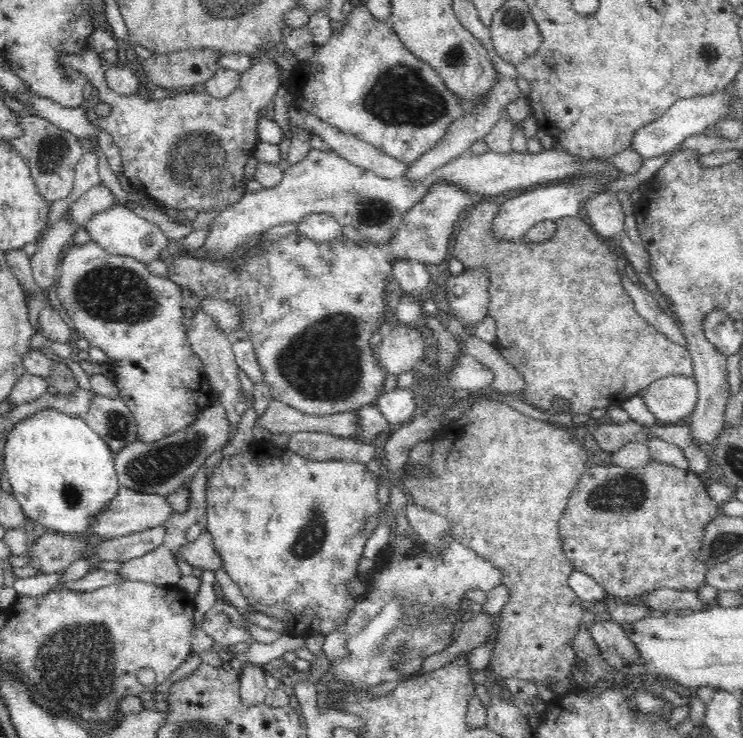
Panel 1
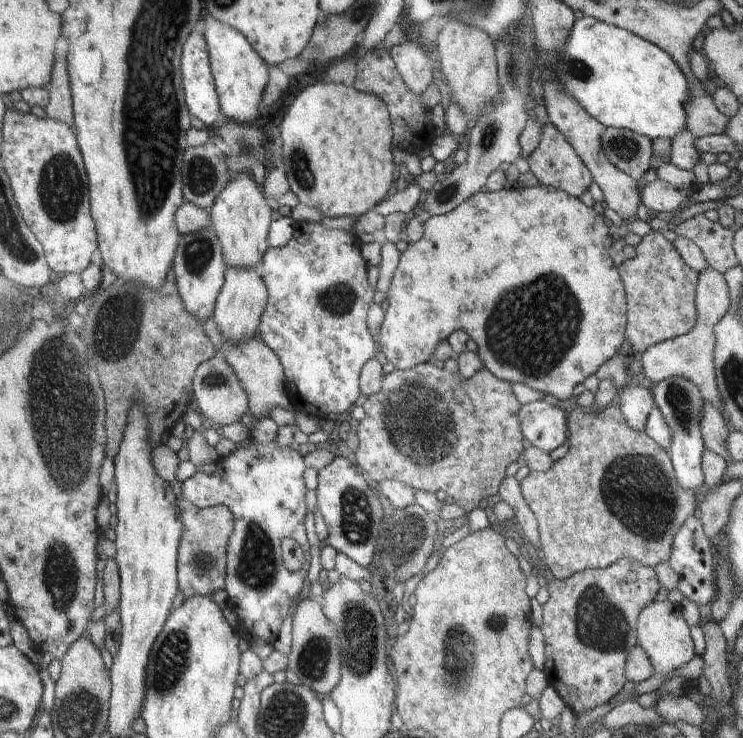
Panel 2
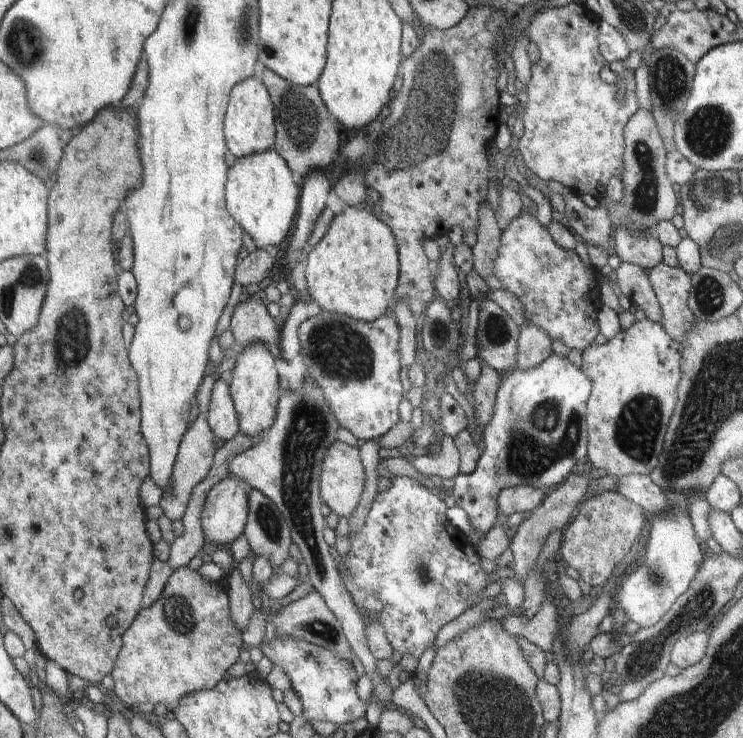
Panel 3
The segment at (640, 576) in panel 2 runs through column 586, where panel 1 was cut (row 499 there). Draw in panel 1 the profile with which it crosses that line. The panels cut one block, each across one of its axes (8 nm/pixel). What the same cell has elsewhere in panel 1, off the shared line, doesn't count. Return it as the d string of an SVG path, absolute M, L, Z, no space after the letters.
M650 459L646 468L623 468L606 461L587 468L574 488L564 510L558 531L562 550L576 571L583 572L600 583L610 599L636 602L637 597L659 589L695 591L705 584L707 568L697 560L704 538L704 528L718 517L718 504L707 492L692 470L669 466Z

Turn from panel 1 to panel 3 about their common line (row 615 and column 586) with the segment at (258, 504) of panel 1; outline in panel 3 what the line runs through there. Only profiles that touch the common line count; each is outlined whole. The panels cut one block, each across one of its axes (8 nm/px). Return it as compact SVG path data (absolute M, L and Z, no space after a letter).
M522 211L510 224L502 231L500 240L500 252L494 262L494 276L502 282L504 290L514 294L522 302L522 314L526 319L525 323L534 324L540 330L544 330L550 340L562 342L570 350L579 350L581 353L588 348L594 338L598 336L599 326L597 314L601 307L599 288L601 281L596 278L596 268L584 266L580 256L575 250L564 250L560 248L548 232L537 219L525 211Z

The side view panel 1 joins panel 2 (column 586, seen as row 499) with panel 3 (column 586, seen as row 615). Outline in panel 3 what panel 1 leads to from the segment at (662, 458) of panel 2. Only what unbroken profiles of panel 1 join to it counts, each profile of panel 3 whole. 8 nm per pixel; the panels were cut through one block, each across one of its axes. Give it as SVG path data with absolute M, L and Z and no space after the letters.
M616 491L585 498L572 521L562 529L560 554L563 563L578 570L582 580L601 589L626 554L635 546L648 516L643 508Z

